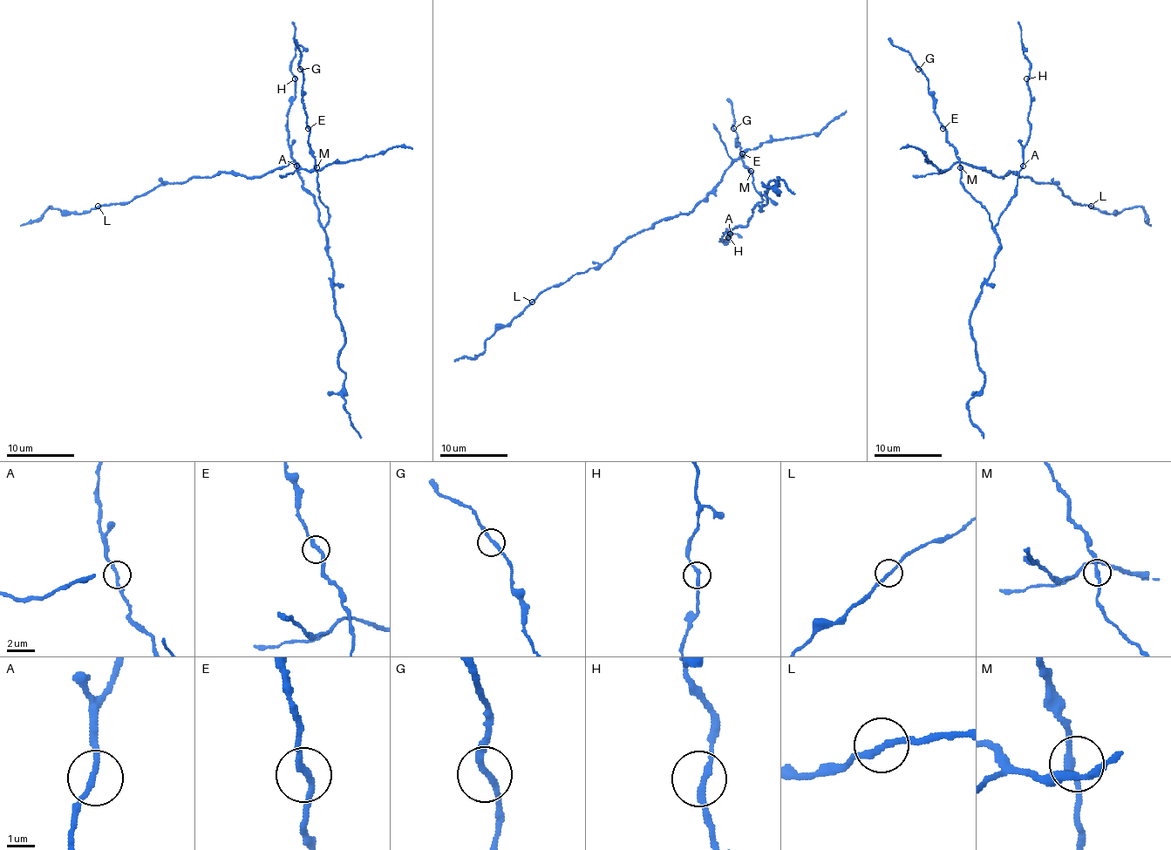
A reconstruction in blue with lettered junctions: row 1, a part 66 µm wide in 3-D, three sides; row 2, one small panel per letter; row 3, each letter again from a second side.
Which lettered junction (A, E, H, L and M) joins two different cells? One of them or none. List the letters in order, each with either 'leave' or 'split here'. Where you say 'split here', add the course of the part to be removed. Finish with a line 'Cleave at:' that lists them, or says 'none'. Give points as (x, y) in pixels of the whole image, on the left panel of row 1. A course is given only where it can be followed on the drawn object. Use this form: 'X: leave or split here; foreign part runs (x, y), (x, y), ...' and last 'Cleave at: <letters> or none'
A: leave
E: leave
H: leave
L: leave
M: leave
Cleave at: none

